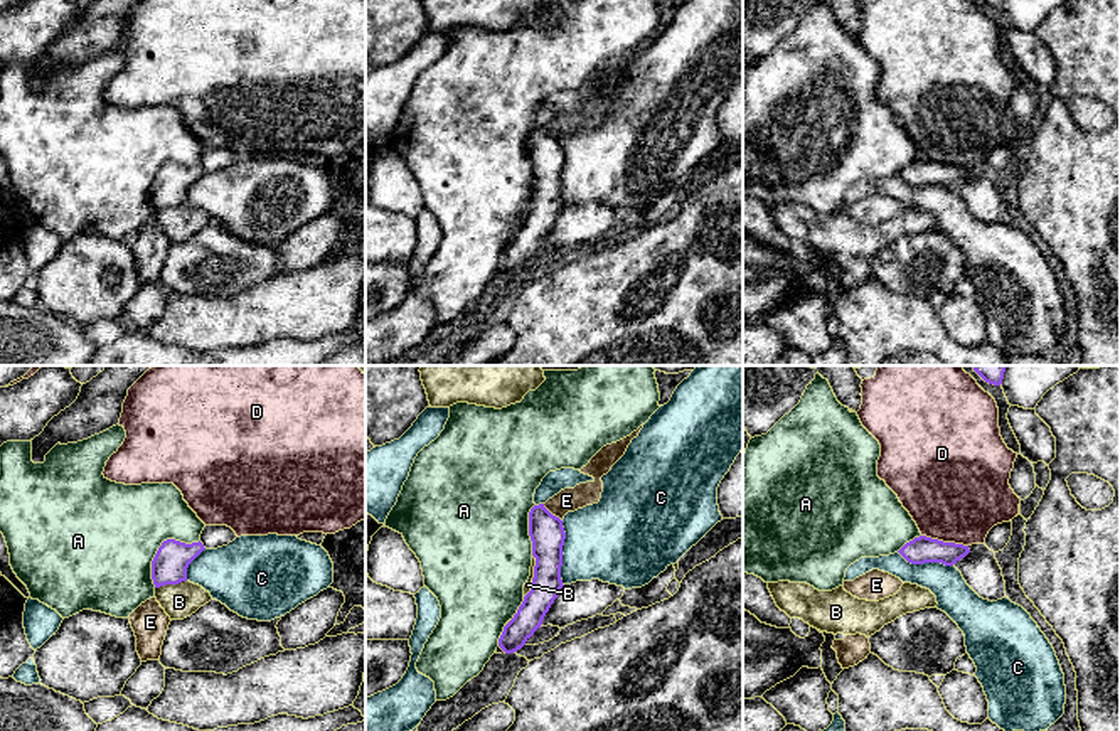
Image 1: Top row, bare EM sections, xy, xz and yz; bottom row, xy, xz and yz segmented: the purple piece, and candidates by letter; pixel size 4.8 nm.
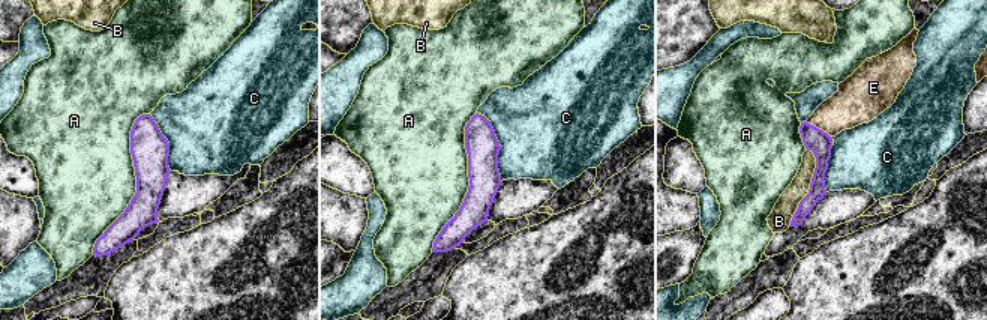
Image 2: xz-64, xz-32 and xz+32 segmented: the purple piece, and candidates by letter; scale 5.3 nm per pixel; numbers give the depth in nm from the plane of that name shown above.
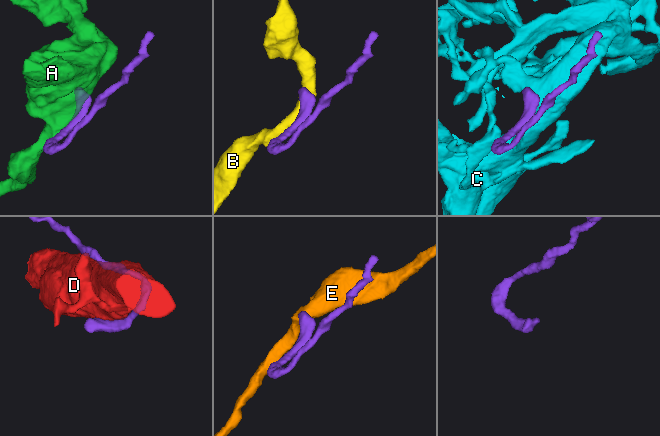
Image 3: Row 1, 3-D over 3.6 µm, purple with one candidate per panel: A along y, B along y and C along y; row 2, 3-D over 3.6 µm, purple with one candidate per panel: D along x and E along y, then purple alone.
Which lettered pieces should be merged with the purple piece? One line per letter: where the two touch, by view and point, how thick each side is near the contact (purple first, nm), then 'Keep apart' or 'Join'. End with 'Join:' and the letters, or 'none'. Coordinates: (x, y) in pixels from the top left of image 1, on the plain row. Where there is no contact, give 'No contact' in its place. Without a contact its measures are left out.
A: Touches purple at xy (160, 169). Thickness 170 nm (purple) against 480 nm. Keep apart
B: Touches purple at xz (534, 199). Thickness 170 nm (purple) against 40 nm. Keep apart
C: Touches purple at xz (561, 176). Thickness 170 nm (purple) against 380 nm. Keep apart
D: Touches purple at yz (945, 165). Thickness 130 nm (purple) against 480 nm. Keep apart
E: Touches purple at xz (551, 137). Thickness 170 nm (purple) against 110 nm. Keep apart
Join: none

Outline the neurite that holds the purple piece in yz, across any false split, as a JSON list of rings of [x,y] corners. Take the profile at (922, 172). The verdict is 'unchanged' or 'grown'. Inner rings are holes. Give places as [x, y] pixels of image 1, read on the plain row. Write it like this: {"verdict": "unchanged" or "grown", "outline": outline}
{"verdict": "unchanged", "outline": [[[920,158],[906,165],[898,175],[911,187],[941,185],[945,189],[953,189],[965,180],[970,172],[963,167]]]}

